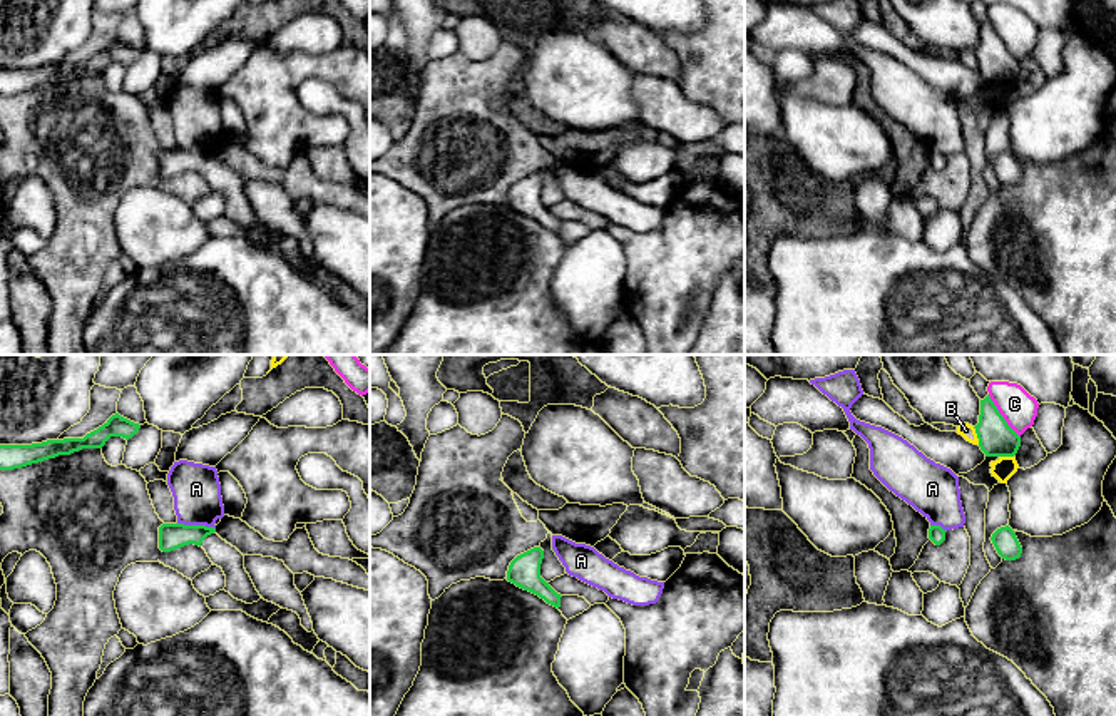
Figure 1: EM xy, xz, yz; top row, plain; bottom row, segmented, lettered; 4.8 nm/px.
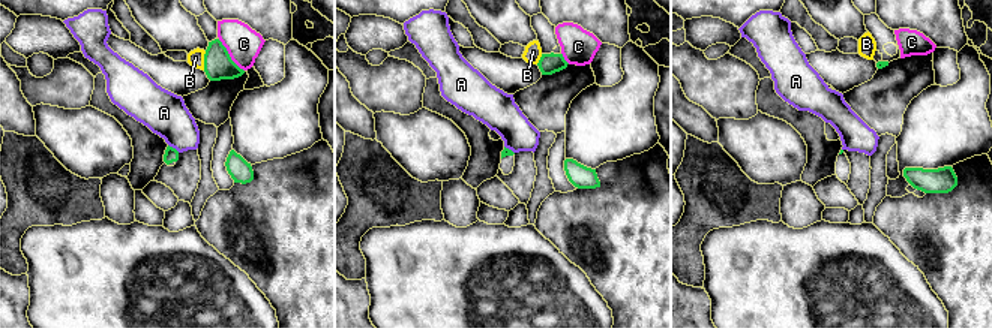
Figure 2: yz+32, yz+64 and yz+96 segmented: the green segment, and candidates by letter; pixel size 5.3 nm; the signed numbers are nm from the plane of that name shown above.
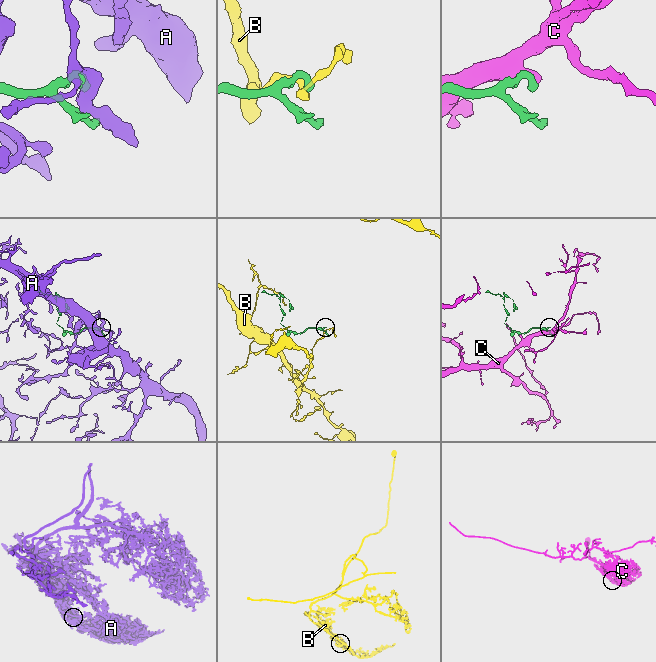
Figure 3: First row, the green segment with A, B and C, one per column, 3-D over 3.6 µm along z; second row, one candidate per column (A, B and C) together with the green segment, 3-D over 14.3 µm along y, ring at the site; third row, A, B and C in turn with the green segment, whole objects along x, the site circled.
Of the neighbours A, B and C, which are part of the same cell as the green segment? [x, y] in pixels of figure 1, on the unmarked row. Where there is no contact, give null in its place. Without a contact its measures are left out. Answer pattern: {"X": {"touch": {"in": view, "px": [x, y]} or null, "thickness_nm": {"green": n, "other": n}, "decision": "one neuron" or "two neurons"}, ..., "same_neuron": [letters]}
{"A": {"touch": {"in": "xy", "px": [196, 151]}, "thickness_nm": {"green": 130, "other": 240}, "decision": "two neurons"}, "B": {"touch": {"in": "yz", "px": [977, 61]}, "thickness_nm": {"green": 180, "other": 70}, "decision": "two neurons"}, "C": {"touch": {"in": "yz", "px": [1003, 42]}, "thickness_nm": {"green": 180, "other": 170}, "decision": "two neurons"}, "same_neuron": []}

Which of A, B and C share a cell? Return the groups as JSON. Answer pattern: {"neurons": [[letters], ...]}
{"neurons": [["A"], ["B"], ["C"]]}

